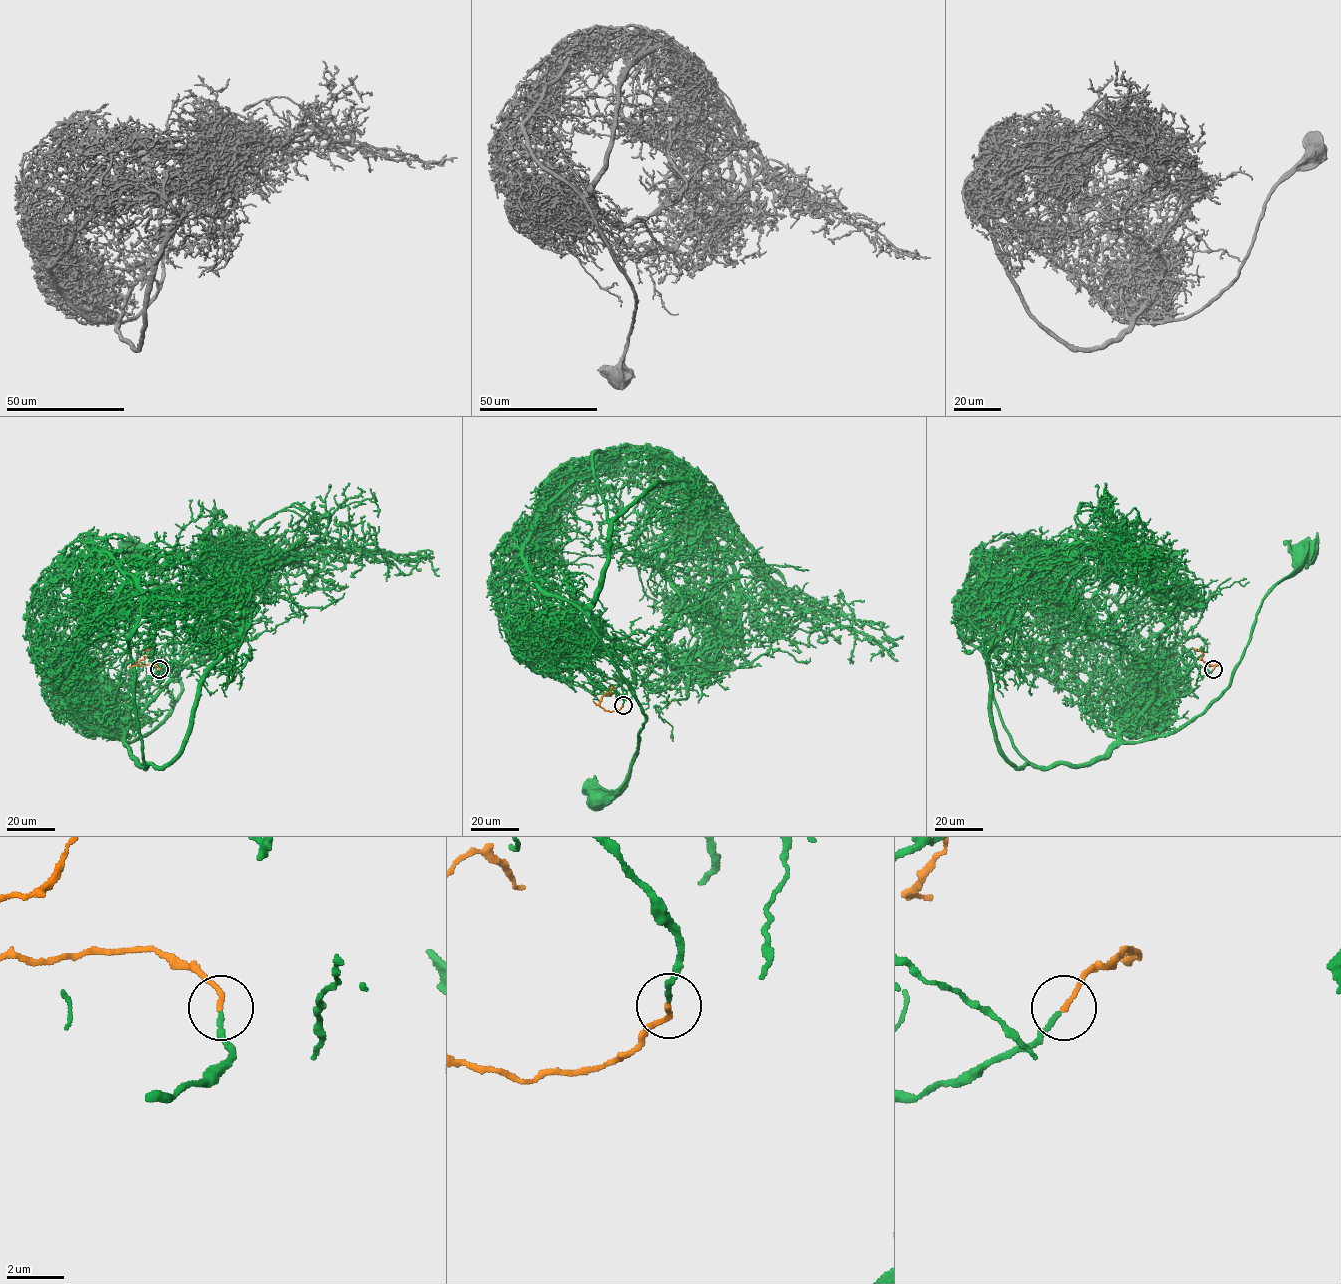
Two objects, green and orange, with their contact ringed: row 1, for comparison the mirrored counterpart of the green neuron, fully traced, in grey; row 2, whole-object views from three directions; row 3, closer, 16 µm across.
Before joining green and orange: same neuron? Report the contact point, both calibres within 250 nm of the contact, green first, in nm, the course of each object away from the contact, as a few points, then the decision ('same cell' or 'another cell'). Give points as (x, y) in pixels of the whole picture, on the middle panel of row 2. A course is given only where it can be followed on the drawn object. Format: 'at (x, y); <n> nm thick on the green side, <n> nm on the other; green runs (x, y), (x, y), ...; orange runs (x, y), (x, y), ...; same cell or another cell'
at (623, 705); 170 nm thick on the green side, 170 nm on the other; green runs (623, 705), (575, 664), (582, 651), (616, 646), (589, 613), (644, 716), (625, 781), (599, 803); orange runs (623, 705), (611, 711), (599, 705), (606, 693), (610, 695), (610, 688), (613, 689); same cell

